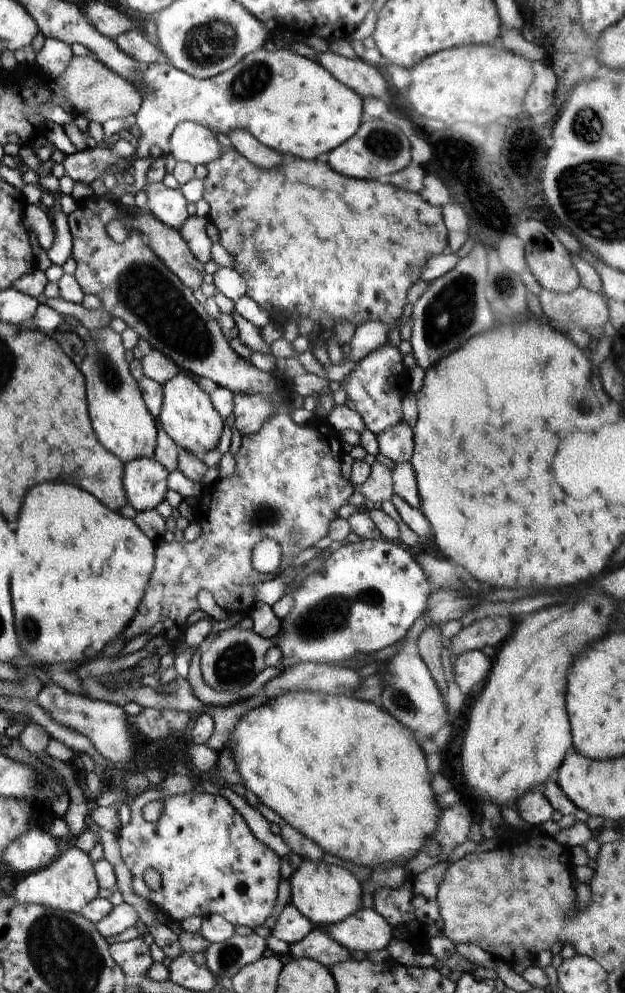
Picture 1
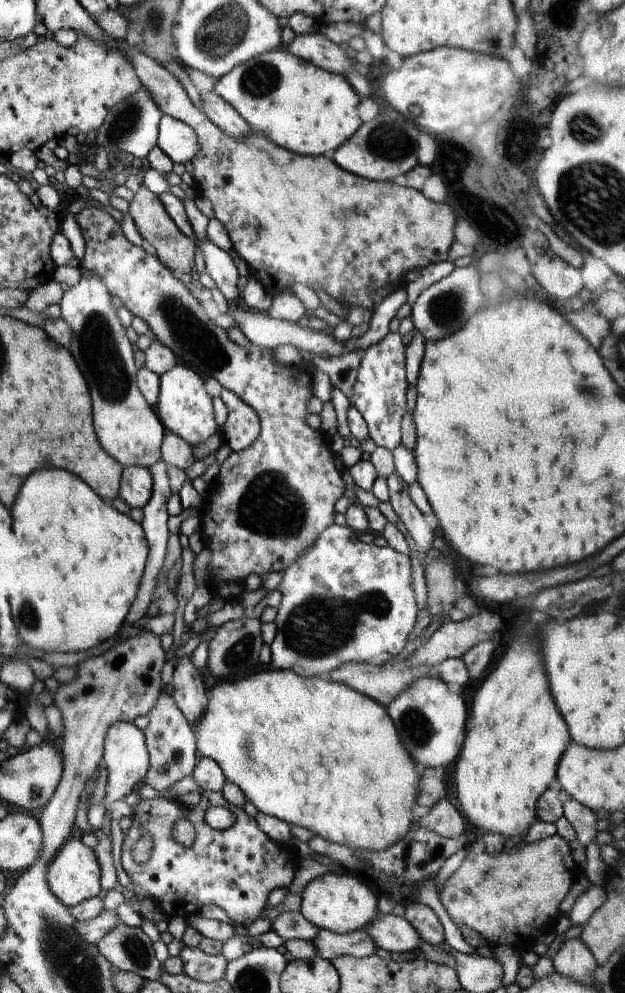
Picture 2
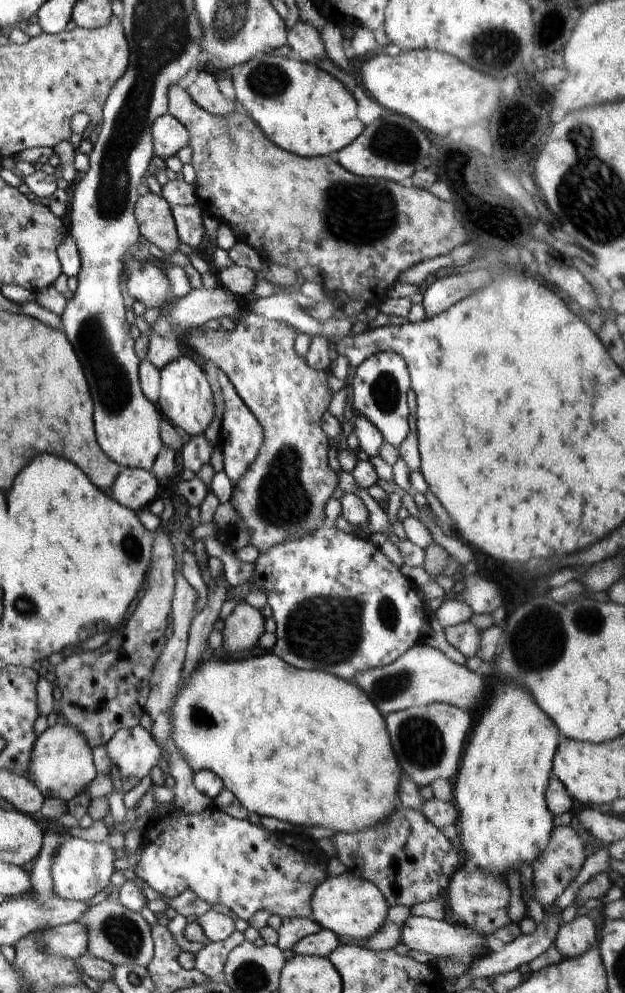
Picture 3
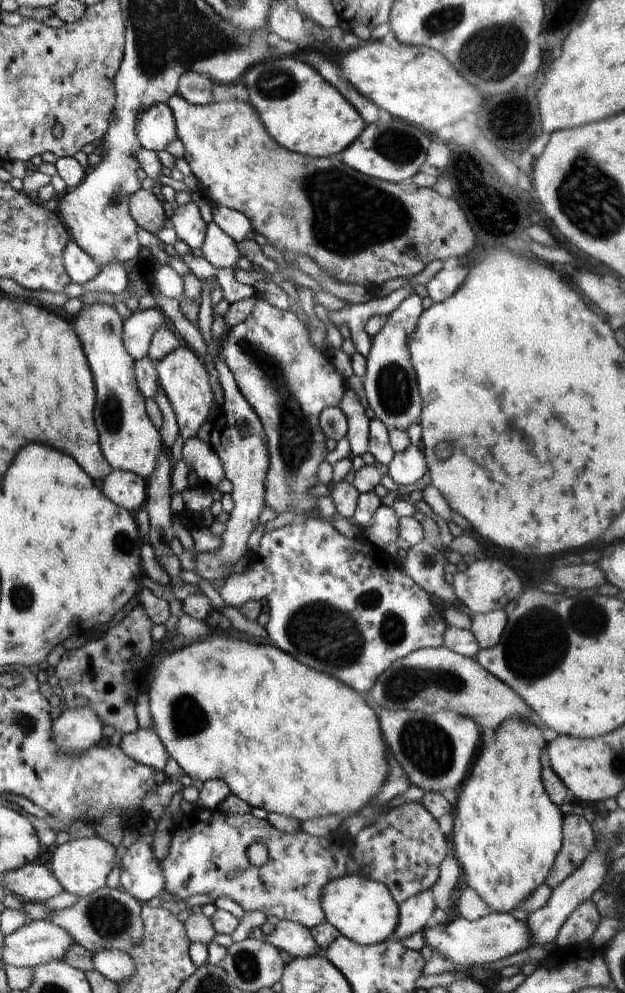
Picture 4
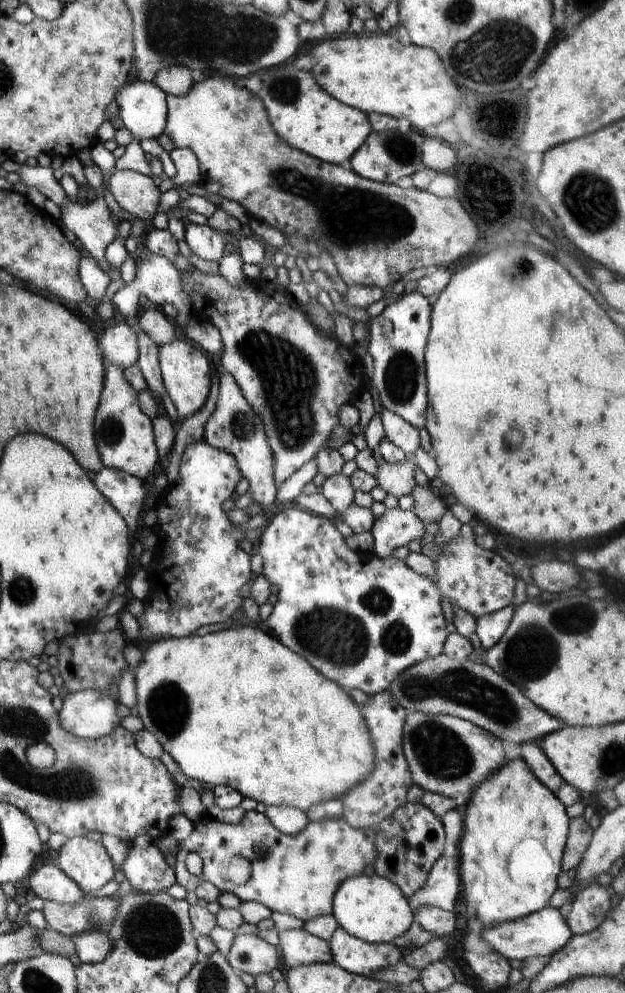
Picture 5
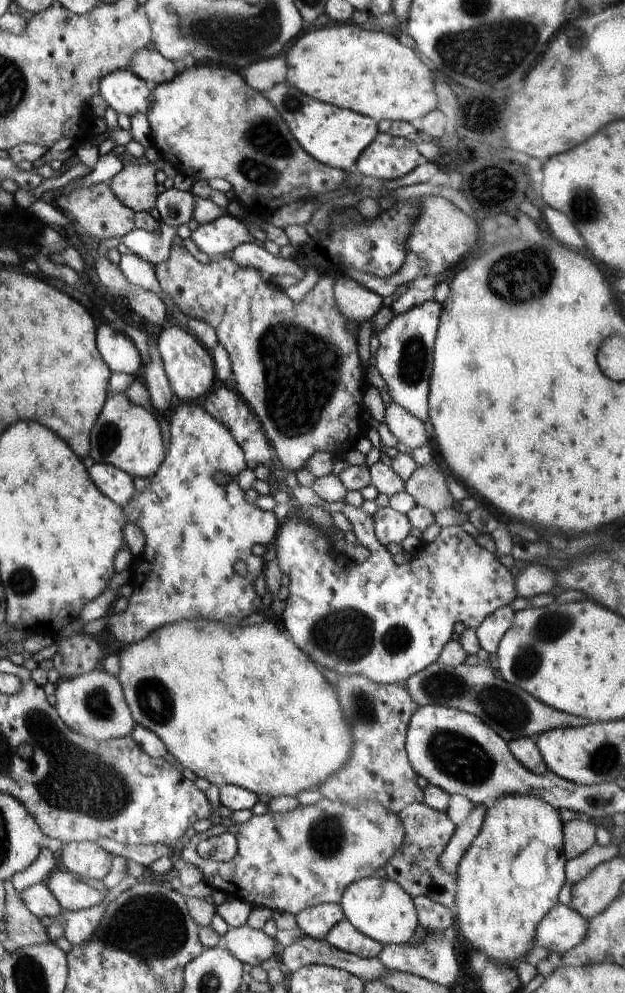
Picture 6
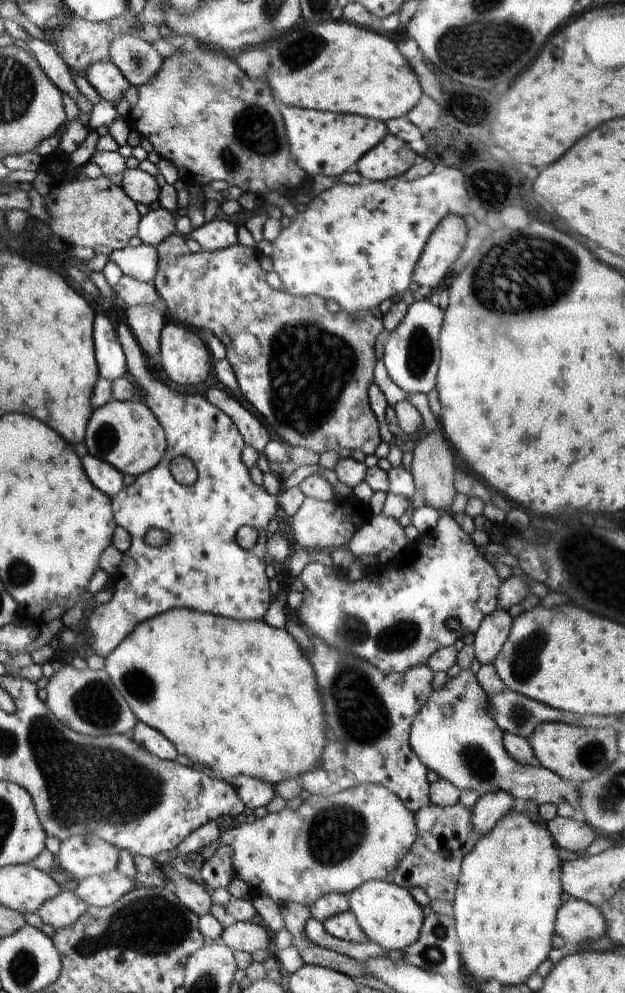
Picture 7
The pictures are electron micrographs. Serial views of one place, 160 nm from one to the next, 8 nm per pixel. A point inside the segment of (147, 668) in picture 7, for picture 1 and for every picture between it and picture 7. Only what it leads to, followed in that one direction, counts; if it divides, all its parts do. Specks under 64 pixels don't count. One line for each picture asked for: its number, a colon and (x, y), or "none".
1: (347, 774)
2: (325, 757)
3: (266, 728)
4: (285, 738)
5: (235, 707)
6: (241, 706)

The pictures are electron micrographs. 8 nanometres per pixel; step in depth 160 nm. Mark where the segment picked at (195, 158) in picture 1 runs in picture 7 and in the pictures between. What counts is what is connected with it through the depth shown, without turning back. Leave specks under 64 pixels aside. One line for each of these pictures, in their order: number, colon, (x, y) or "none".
2: (178, 141)
3: (169, 135)
4: (156, 128)
5: (143, 108)
6: (124, 92)
7: (105, 77)

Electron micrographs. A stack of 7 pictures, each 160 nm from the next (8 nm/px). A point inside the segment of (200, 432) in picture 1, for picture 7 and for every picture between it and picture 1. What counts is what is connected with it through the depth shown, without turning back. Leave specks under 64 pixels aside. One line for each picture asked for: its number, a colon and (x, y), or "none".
2: (184, 407)
3: (185, 398)
4: (184, 380)
5: (185, 371)
6: (187, 363)
7: (186, 359)

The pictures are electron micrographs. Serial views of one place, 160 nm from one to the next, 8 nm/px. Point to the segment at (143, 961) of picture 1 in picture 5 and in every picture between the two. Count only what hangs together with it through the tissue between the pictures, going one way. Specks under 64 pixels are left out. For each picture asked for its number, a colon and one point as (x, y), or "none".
2: (130, 950)
3: (117, 935)
4: (108, 919)
5: (91, 912)

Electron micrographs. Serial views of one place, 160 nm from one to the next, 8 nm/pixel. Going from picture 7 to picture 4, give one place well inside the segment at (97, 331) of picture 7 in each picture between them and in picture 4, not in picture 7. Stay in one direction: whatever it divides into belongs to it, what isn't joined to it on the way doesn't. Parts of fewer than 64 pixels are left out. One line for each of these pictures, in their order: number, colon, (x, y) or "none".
4: (138, 330)
5: (118, 343)
6: (118, 351)

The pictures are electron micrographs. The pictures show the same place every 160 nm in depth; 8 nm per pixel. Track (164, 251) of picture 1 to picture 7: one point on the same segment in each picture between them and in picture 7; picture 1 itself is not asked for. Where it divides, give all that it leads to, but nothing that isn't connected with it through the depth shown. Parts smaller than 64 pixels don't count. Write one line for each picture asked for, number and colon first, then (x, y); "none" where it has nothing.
2: (174, 250)
3: (155, 221)
4: (146, 208)
5: (136, 193)
6: (134, 186)
7: (140, 186)

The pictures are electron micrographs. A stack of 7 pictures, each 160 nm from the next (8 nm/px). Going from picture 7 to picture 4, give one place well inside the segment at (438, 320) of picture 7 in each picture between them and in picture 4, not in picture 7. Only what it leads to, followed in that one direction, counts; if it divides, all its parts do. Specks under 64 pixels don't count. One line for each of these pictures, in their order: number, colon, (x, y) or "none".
4: (390, 383)
5: (398, 335)
6: (404, 359)

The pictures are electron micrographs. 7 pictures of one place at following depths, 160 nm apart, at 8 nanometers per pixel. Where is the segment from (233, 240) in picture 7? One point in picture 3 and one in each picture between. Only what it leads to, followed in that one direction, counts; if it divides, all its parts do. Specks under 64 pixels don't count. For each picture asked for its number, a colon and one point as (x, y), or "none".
3: (188, 219)
4: (187, 221)
5: (203, 241)
6: (217, 238)

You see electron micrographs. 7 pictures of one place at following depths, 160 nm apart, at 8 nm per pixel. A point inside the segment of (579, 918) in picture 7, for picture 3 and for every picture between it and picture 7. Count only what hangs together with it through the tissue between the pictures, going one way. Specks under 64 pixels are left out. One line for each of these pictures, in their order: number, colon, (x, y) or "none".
3: (442, 939)
4: (495, 936)
5: (542, 933)
6: (563, 928)

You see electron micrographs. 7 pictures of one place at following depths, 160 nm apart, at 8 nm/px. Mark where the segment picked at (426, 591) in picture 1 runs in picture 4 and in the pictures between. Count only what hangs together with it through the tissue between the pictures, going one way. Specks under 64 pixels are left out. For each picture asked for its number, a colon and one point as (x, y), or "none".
2: (321, 624)
3: (340, 605)
4: (339, 607)

